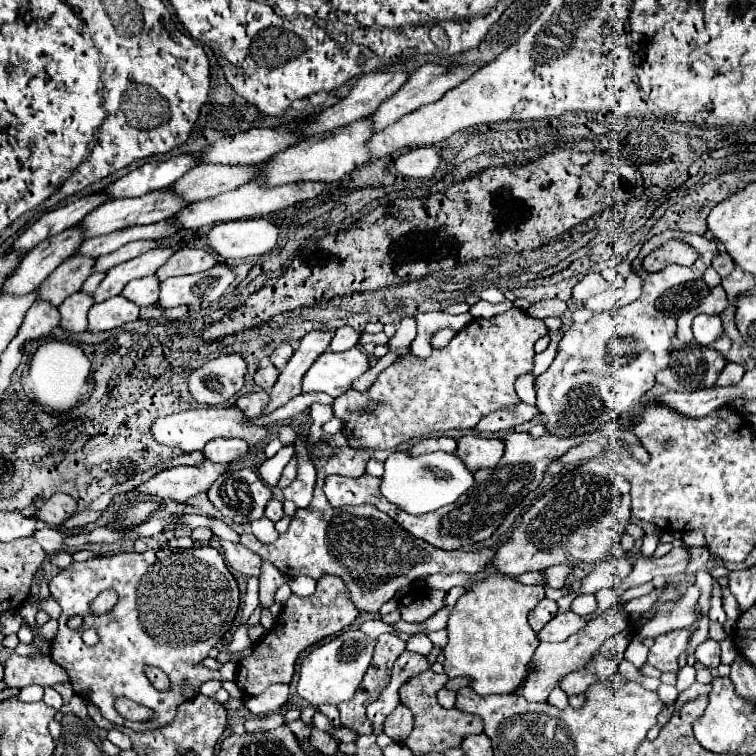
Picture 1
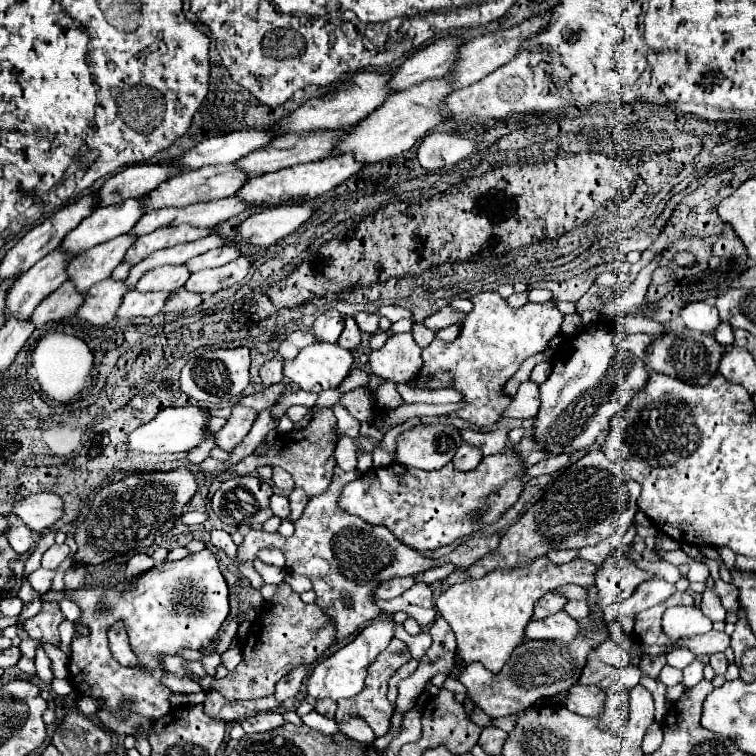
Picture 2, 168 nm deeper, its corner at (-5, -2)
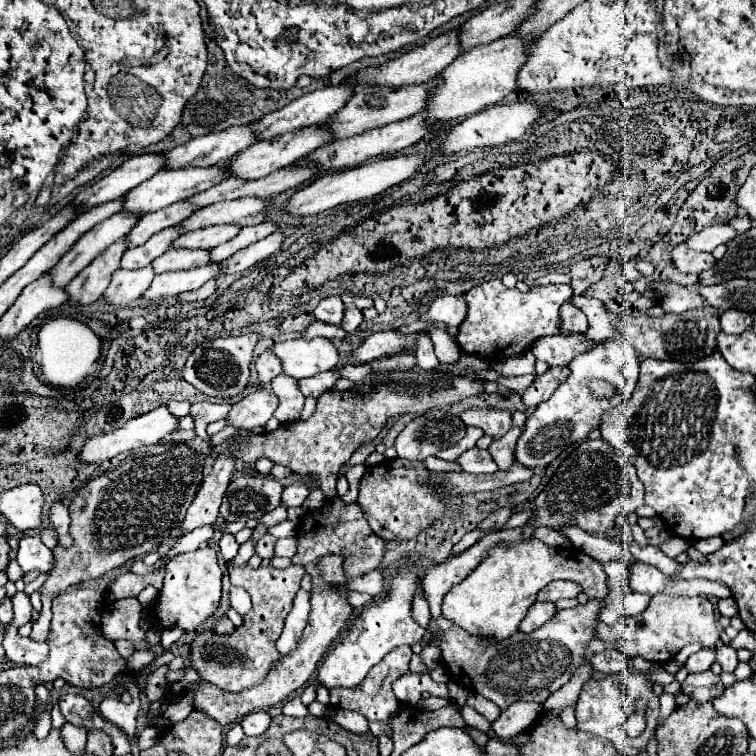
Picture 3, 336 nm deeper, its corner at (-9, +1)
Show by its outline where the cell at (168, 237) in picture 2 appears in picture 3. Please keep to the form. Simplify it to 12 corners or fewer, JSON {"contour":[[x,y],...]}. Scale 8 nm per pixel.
{"contour":[[236,199],[198,209],[178,223],[182,233],[230,223],[262,223],[266,199]]}

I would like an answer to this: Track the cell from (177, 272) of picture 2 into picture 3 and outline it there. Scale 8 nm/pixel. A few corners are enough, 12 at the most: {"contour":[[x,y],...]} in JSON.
{"contour":[[176,249],[154,259],[154,273],[196,269],[208,251]]}

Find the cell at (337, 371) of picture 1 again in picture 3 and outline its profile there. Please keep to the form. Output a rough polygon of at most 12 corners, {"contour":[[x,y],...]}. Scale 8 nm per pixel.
{"contour":[[292,339],[272,349],[302,379],[338,367],[330,339]]}

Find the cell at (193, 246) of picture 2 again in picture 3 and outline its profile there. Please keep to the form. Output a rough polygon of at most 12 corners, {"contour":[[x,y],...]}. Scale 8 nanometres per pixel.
{"contour":[[234,225],[180,235],[170,249],[212,249],[238,235]]}

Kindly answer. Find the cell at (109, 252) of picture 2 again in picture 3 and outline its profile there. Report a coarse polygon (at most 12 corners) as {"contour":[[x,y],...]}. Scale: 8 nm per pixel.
{"contour":[[186,201],[140,217],[124,237],[128,249],[180,223],[194,205]]}

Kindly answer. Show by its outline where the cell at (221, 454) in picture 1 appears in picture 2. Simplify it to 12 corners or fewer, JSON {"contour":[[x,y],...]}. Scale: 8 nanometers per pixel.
{"contour":[[234,406],[216,432],[216,444],[230,450],[252,428],[258,412]]}

